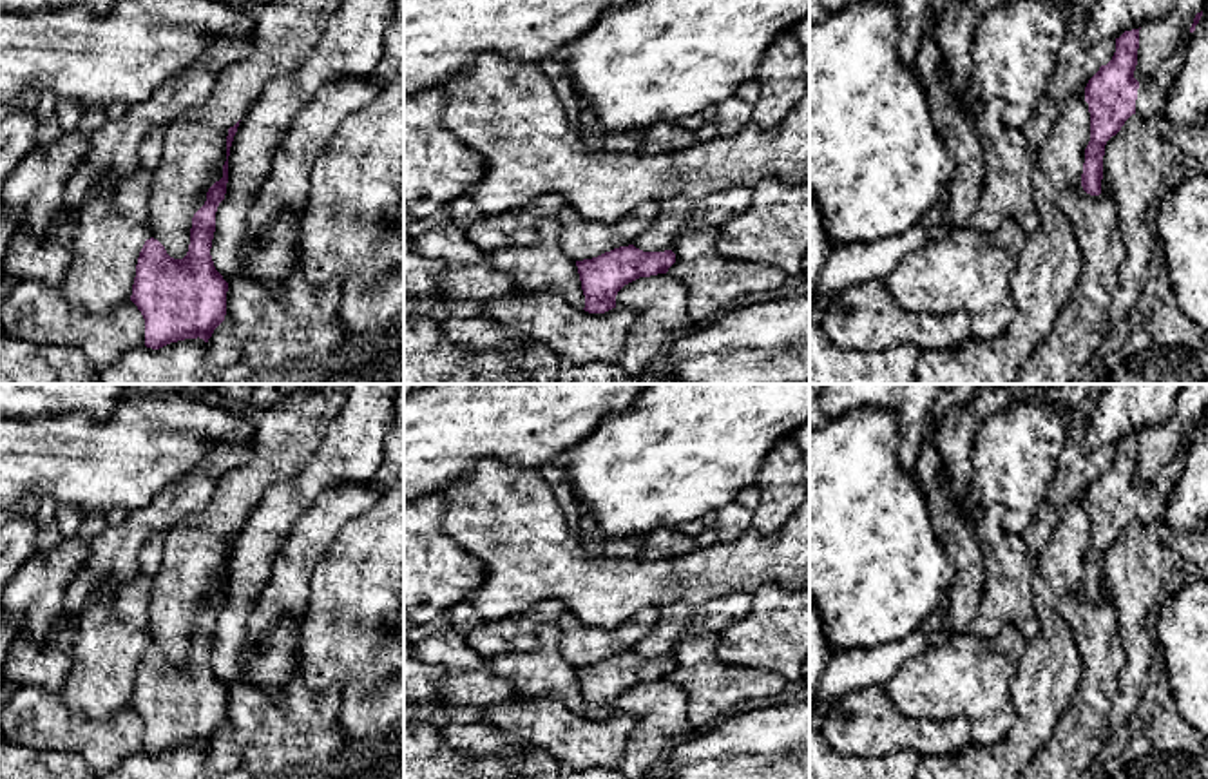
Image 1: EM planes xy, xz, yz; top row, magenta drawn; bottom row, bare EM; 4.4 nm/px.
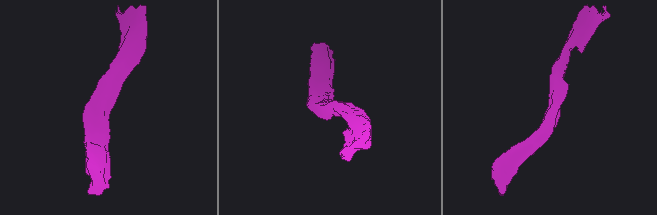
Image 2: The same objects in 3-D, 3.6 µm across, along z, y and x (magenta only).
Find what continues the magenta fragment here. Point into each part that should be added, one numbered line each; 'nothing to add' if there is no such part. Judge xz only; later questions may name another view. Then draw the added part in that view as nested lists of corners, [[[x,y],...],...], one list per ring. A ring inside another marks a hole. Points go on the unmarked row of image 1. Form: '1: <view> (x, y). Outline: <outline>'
nothing to add

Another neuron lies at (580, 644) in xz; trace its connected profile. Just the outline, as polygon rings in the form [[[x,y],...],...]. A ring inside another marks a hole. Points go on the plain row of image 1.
[[[647,607],[614,630],[596,629],[565,612],[560,618],[560,654],[574,667],[592,665],[634,645],[657,623],[659,607]]]

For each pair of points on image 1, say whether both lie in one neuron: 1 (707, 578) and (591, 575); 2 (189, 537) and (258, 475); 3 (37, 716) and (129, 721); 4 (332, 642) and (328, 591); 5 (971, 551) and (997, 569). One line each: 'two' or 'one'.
1: one
2: one
3: one
4: one
5: two

